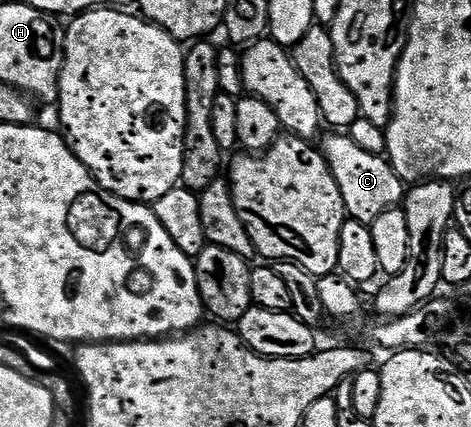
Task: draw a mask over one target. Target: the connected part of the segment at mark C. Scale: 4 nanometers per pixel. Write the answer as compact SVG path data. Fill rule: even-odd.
M332 131L329 134L328 138L323 138L322 152L334 175L334 183L338 183L338 191L342 191L345 214L351 220L370 227L378 215L390 212L403 202L405 182L392 170L387 156L362 151L362 147L358 147L358 143L354 143L354 139L343 132Z

